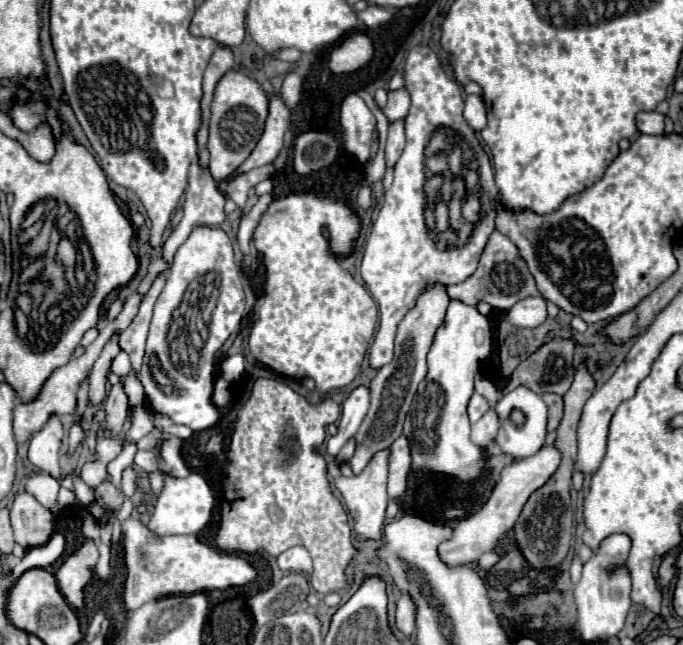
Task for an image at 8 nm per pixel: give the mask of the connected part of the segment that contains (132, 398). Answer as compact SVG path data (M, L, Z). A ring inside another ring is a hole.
M130 371L130 373L124 377L122 385L124 385L124 393L126 393L126 397L128 397L128 405L130 405L130 407L138 407L138 405L144 403L144 389L142 389L142 383L138 381L138 377L136 377L134 371Z

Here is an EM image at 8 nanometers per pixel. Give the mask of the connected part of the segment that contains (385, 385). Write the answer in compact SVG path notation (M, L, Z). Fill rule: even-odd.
M434 285L430 287L426 293L420 295L416 307L400 321L398 325L398 335L396 335L396 351L394 351L394 359L384 365L376 377L370 383L370 397L372 397L372 405L368 415L364 417L358 433L356 433L356 453L350 459L350 467L354 471L354 475L358 475L374 457L374 453L390 449L390 445L394 443L394 439L398 439L402 435L402 423L404 417L410 409L412 397L416 393L418 383L426 377L426 355L430 351L430 345L434 341L434 333L436 329L442 325L444 315L446 315L446 307L448 307L448 295L446 295L446 287L444 285Z

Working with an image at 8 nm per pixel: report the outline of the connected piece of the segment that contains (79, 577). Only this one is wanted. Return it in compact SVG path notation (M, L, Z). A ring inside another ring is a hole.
M84 539L84 543L62 563L56 571L56 581L60 593L66 597L72 609L84 607L84 587L94 577L94 567L98 563L98 547L92 539Z

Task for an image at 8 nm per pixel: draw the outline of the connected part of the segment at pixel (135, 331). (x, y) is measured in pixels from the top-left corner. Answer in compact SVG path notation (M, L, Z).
M166 273L156 277L152 289L148 291L146 299L140 305L140 311L138 311L134 323L120 335L120 349L130 355L134 371L140 371L142 357L144 357L144 345L146 345L146 333L148 333L148 325L152 319L152 307L160 295L164 283L166 283Z

